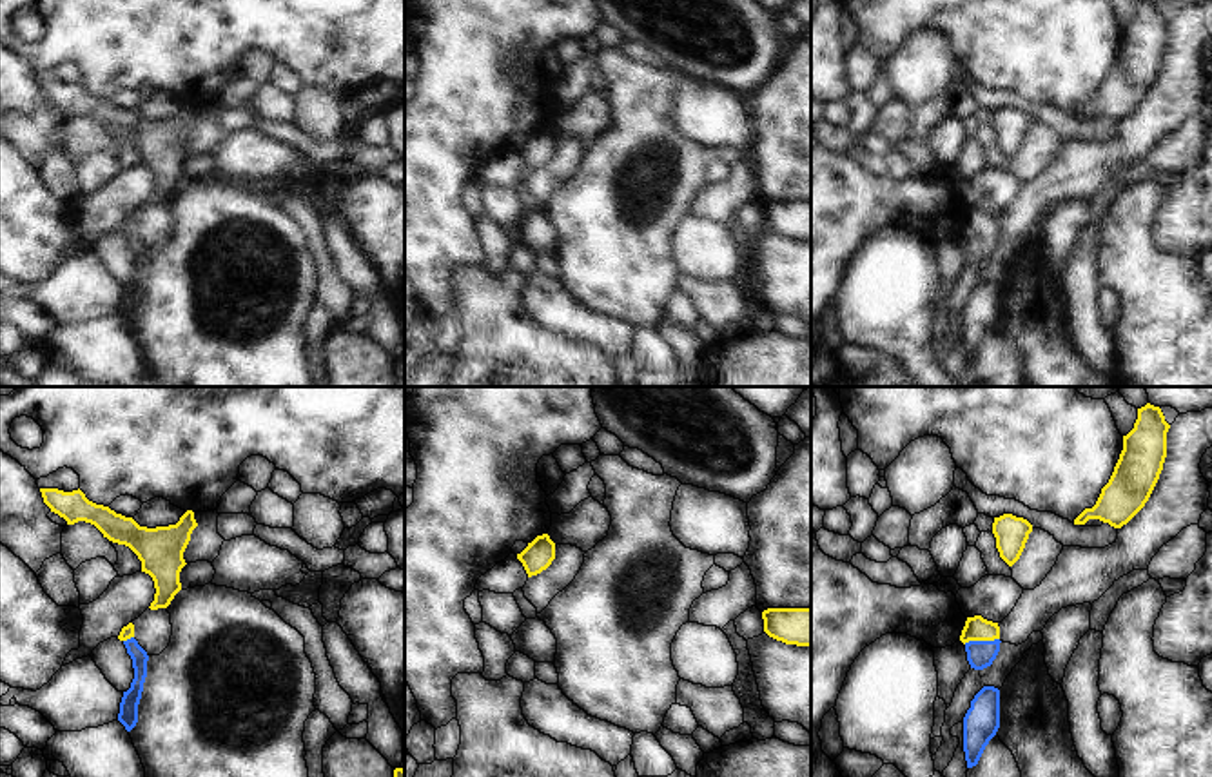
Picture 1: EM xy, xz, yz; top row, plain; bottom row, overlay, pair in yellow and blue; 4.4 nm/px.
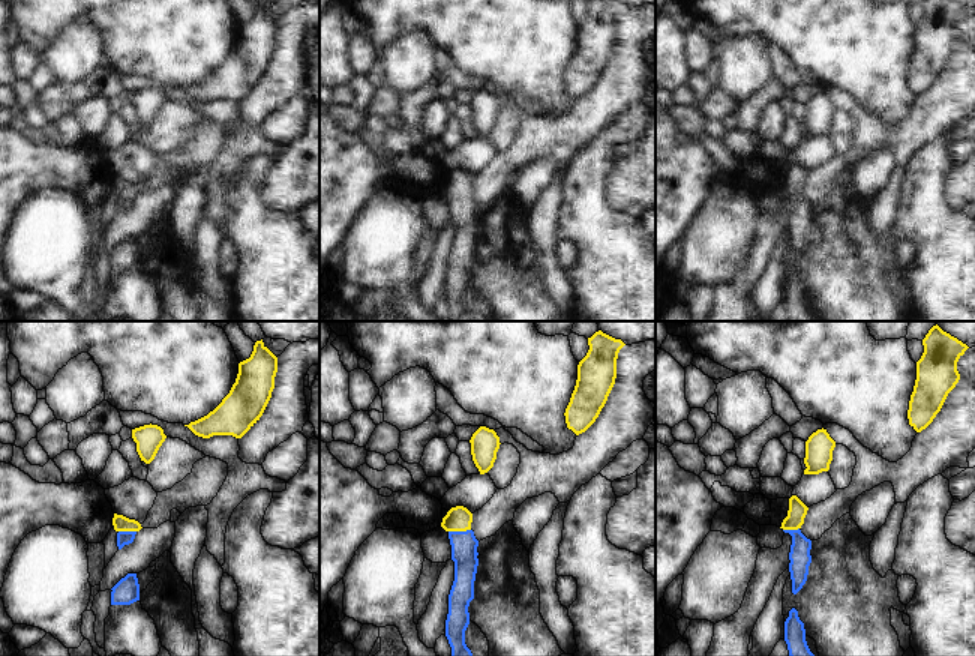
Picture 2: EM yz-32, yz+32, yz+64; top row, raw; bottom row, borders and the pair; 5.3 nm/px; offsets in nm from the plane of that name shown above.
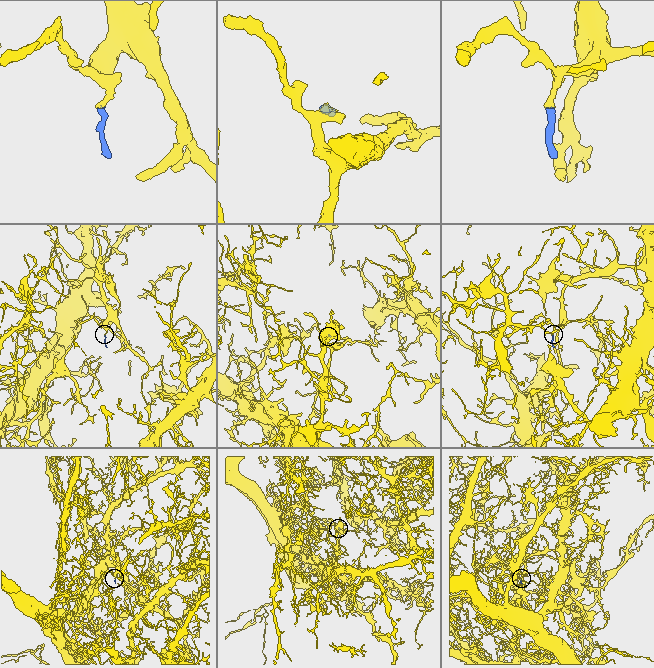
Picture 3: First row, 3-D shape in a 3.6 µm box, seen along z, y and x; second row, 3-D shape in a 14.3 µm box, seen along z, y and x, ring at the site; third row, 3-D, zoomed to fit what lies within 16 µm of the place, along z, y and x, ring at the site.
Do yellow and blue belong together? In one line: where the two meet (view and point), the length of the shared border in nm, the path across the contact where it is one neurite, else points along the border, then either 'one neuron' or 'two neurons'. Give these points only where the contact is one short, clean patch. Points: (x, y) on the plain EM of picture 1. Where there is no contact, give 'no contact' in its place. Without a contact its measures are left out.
contact yz (980, 233); length 160 nm; way yz (977, 222), (980, 233), (980, 247); one neuron

